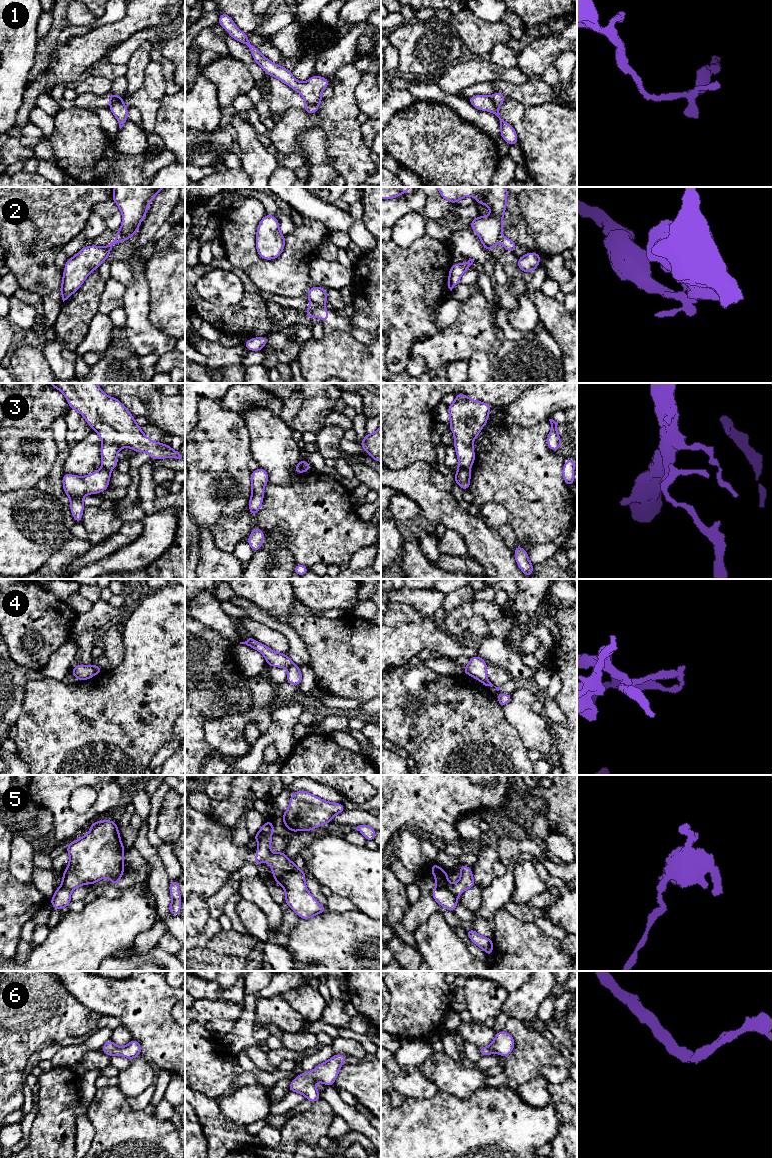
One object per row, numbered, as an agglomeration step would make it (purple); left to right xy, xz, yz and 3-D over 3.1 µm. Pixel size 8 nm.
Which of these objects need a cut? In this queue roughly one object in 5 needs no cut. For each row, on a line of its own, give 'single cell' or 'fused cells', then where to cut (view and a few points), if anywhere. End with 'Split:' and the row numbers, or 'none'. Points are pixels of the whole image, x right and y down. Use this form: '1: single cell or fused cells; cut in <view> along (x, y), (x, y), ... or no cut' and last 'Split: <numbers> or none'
1: fused cells; cut in xy along (121, 98), (110, 105)
2: fused cells; cut in xz along (311, 304), (321, 306)
3: fused cells; cut in xz along (302, 460), (299, 471)
4: fused cells; cut in xz along (292, 663), (287, 668)
5: fused cells; cut in xz along (270, 821), (267, 830), (258, 841)
6: single cell; no cut
Split: 1, 2, 3, 4, 5

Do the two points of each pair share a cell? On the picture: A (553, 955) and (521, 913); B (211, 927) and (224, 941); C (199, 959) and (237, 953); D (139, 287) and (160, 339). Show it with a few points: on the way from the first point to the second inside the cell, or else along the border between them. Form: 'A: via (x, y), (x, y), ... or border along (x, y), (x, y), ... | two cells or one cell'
A: border along (506, 910), (522, 921), (533, 922) | two cells
B: border along (221, 928), (203, 946), (199, 947) | two cells
C: via (208, 959), (221, 959), (228, 953) | one cell
D: via (139, 300), (139, 320), (147, 328) | one cell

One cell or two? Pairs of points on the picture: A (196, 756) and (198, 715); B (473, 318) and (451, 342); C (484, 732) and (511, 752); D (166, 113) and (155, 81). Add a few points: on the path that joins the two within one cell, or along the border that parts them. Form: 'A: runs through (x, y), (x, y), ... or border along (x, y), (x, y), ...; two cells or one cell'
A: runs through (196, 746), (196, 725); one cell
B: runs through (471, 324), (457, 338); one cell
C: runs through (491, 739), (504, 752); one cell
D: border along (165, 95), (156, 115), (156, 123); two cells

